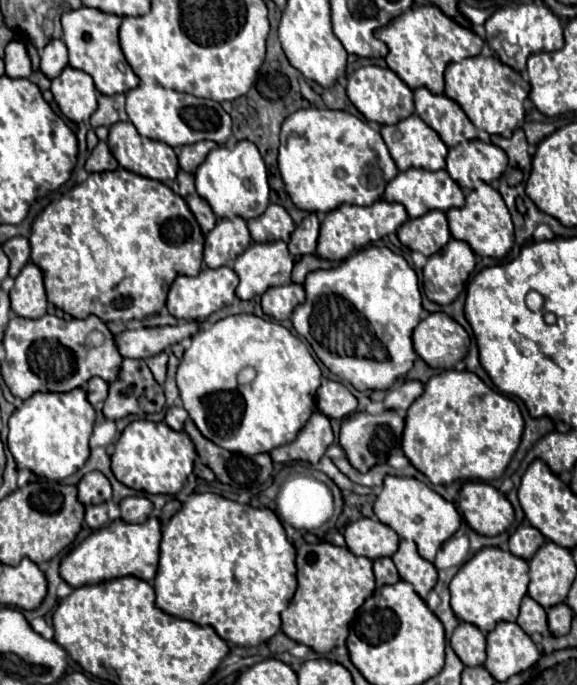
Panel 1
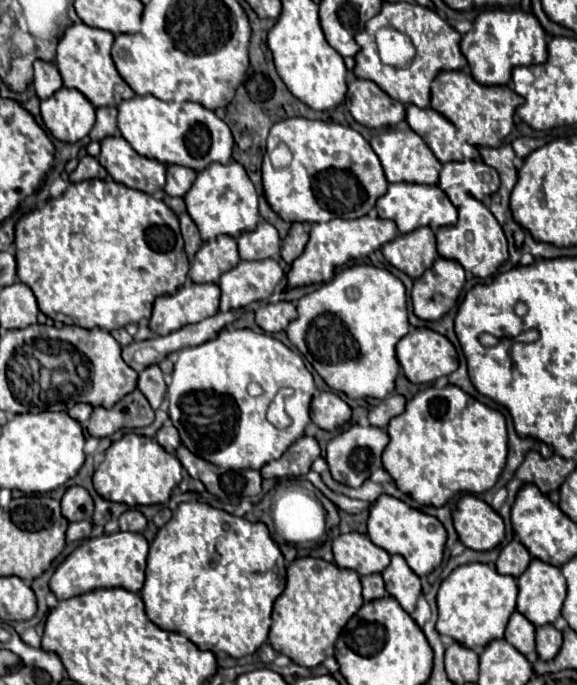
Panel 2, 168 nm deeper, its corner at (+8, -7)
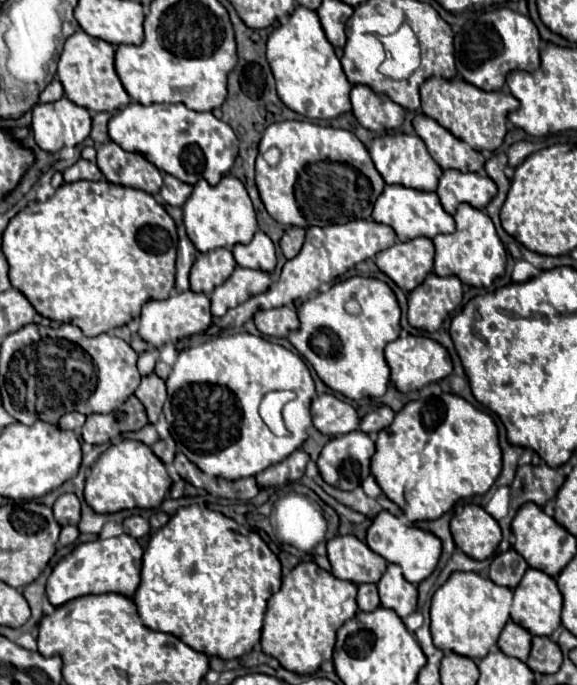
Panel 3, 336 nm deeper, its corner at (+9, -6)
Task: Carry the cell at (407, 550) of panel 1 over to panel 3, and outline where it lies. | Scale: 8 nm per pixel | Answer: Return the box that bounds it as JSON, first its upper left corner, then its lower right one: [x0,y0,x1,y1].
[377,565,417,619]

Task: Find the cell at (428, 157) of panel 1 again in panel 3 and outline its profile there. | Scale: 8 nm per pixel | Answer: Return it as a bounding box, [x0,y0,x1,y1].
[369,133,441,191]

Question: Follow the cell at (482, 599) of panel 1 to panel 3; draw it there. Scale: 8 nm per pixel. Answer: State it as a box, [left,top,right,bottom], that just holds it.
[431,573,513,659]

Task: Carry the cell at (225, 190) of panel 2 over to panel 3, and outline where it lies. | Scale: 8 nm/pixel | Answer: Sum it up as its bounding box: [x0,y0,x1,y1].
[183,177,257,253]

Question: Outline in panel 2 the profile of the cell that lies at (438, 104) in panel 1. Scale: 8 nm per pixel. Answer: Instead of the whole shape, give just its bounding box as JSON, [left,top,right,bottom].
[406,104,478,162]

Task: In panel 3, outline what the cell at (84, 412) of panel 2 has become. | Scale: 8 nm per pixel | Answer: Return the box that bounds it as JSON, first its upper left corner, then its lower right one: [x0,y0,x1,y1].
[57,413,85,431]

